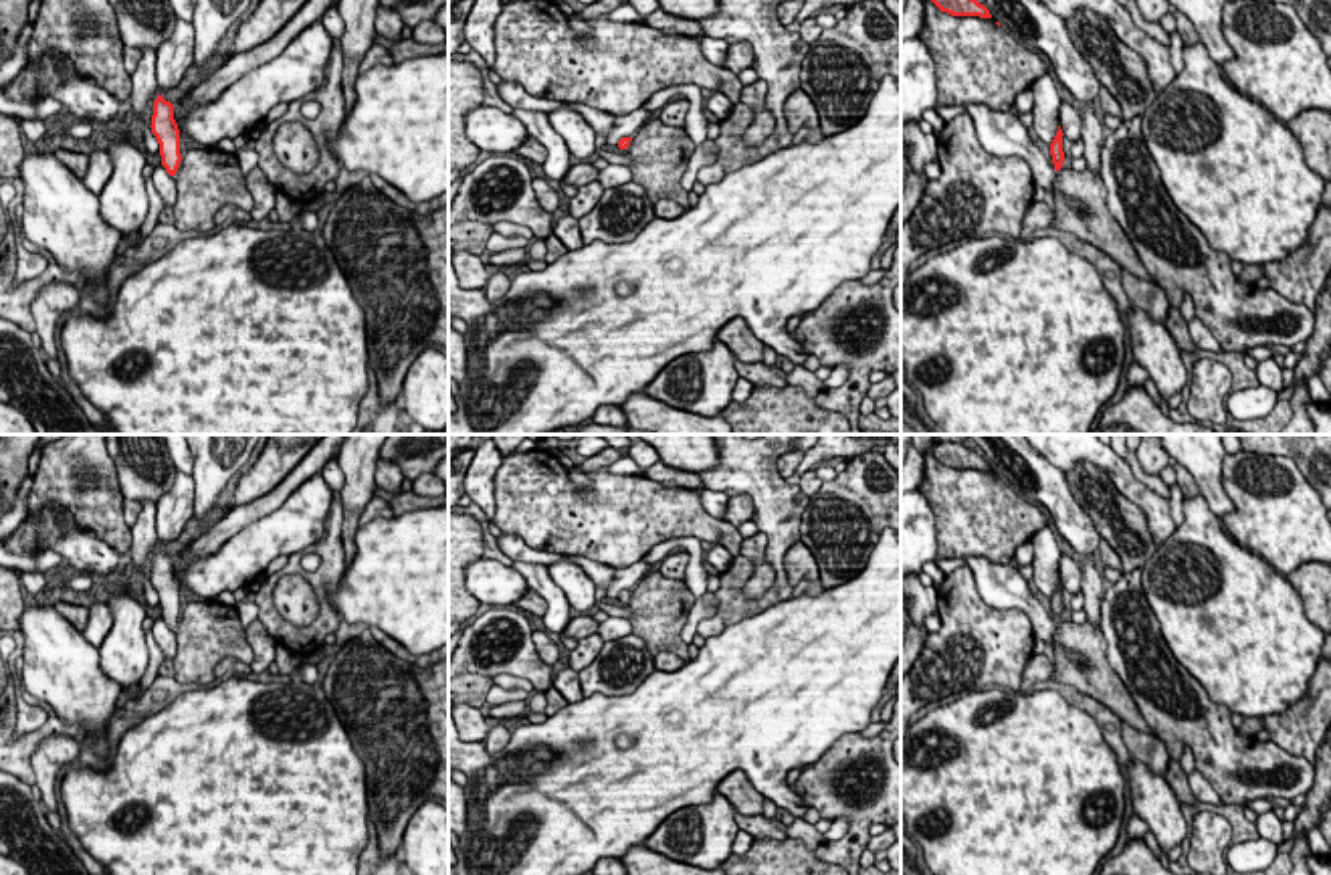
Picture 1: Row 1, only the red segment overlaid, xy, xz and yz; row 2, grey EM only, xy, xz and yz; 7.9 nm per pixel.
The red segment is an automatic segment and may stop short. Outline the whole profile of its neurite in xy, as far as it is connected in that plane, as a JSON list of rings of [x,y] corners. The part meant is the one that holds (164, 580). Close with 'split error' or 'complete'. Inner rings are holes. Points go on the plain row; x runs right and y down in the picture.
[[[162,548],[153,554],[151,586],[160,596],[162,618],[176,633],[174,679],[178,683],[214,685],[216,665],[234,657],[244,665],[254,661],[238,610],[216,598],[198,598],[180,606],[180,582],[174,558]]]; split error

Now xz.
[[[658,566],[618,600],[632,610],[632,635],[640,637],[650,655],[675,653],[689,661],[689,645],[681,639],[695,596],[685,580],[664,578]]]; split error

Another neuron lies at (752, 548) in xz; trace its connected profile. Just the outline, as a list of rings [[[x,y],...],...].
[[[757,531],[751,538],[743,538],[739,556],[753,566],[751,578],[741,588],[745,598],[763,596],[776,580],[774,568],[765,562],[767,538]]]

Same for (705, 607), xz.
[[[713,592],[695,598],[695,604],[691,606],[687,622],[681,630],[681,639],[691,645],[697,635],[699,622],[713,618],[717,614],[717,608],[719,600]]]

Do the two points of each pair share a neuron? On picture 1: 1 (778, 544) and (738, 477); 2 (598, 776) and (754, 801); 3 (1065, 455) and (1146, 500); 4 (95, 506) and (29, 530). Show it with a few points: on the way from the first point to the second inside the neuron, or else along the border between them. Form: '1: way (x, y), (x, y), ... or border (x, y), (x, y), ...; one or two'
1: way (778, 526), (778, 512), (756, 490); one
2: border (715, 785), (734, 770), (742, 770), (764, 799); two
3: way (1085, 455), (1101, 455), (1125, 479); one
4: border (27, 516), (59, 502), (110, 544); two

